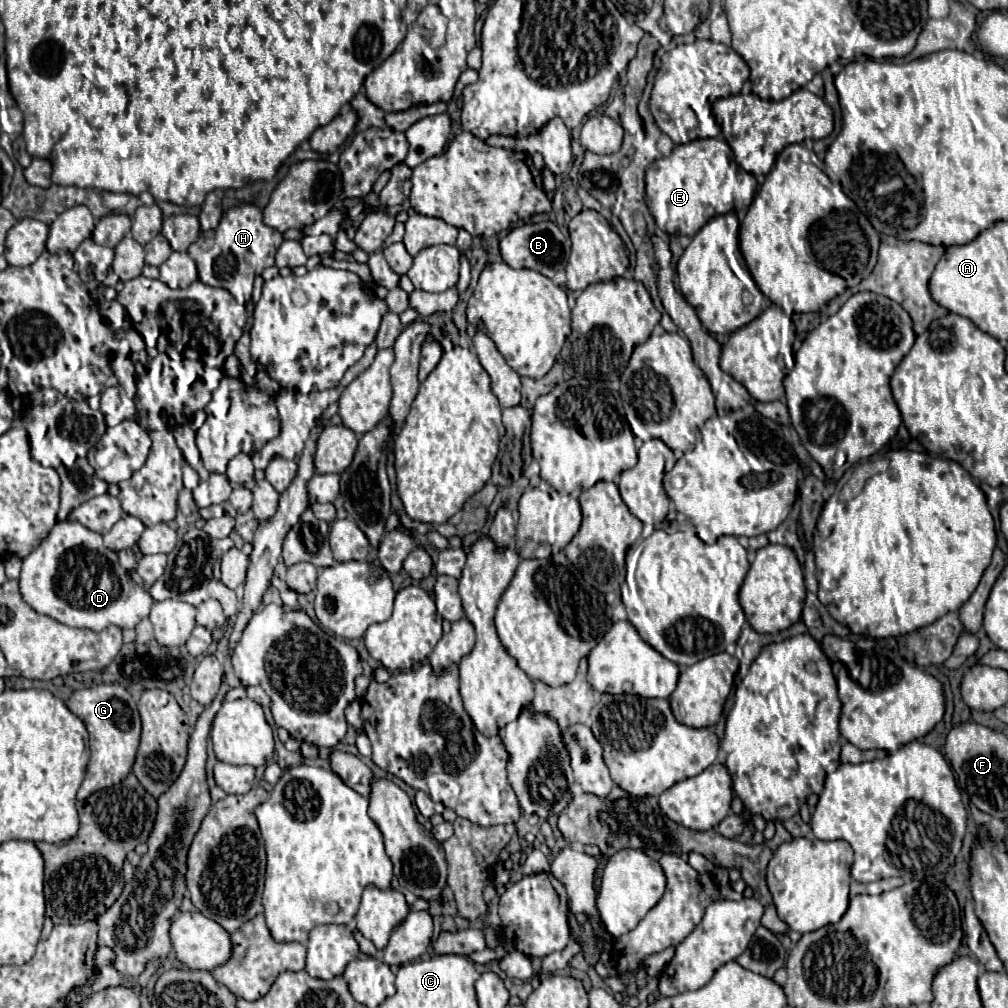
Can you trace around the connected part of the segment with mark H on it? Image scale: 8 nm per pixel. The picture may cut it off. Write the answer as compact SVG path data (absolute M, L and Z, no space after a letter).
M254 205L230 207L216 229L202 233L198 241L188 247L188 255L196 261L198 279L210 287L222 287L244 305L252 299L252 283L266 269L274 265L276 249L284 243L284 235L262 221L262 209Z

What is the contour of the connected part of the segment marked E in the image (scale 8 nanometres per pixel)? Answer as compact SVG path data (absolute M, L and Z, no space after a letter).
M722 137L714 139L694 139L688 145L678 145L668 157L662 157L654 161L646 171L646 195L650 199L648 207L650 213L656 219L656 225L662 231L668 231L670 235L688 235L694 237L698 229L703 227L713 217L734 211L738 217L742 217L748 211L748 205L752 203L756 195L756 179L740 169L736 161L732 159L730 145Z

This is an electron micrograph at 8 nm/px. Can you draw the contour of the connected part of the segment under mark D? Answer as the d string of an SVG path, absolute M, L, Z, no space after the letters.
M58 521L48 537L22 561L20 591L38 613L70 627L102 631L108 625L134 627L150 613L154 599L122 569L116 551L104 547L102 535L78 521Z

